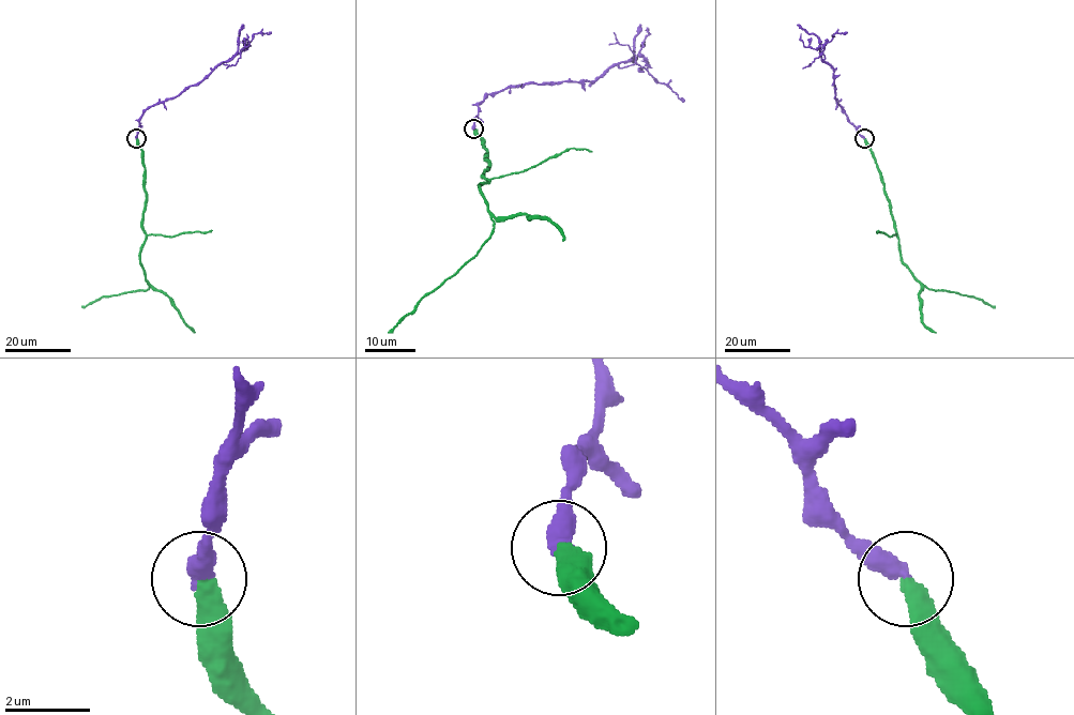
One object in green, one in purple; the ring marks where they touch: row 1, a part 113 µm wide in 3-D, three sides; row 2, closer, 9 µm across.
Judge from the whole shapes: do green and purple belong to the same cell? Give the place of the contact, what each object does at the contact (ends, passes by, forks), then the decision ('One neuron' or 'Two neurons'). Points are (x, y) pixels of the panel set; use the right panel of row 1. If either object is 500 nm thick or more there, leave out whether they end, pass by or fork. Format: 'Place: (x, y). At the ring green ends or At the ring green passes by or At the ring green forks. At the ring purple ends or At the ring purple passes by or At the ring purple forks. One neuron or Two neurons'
Place: (864, 138). At the ring green ends. At the ring purple ends. Two neurons

